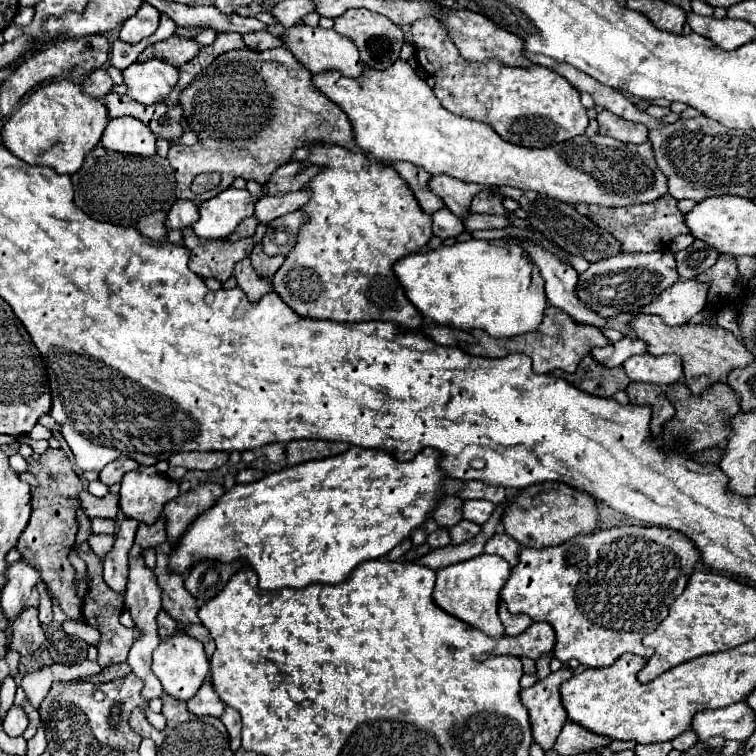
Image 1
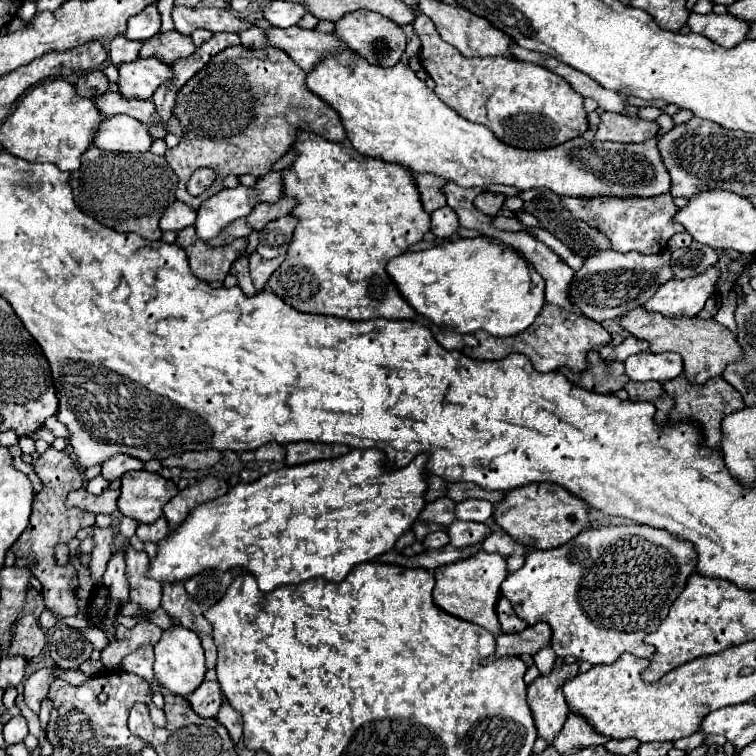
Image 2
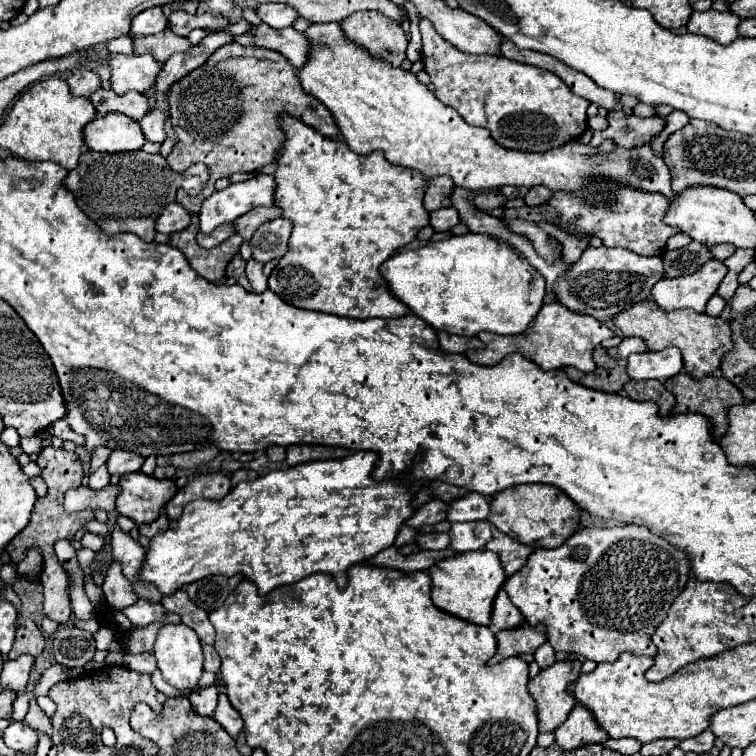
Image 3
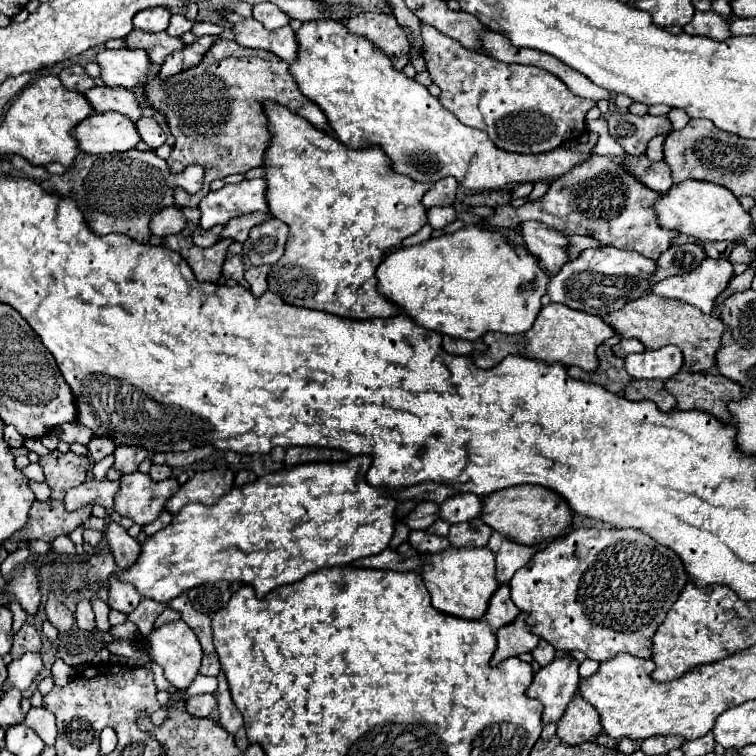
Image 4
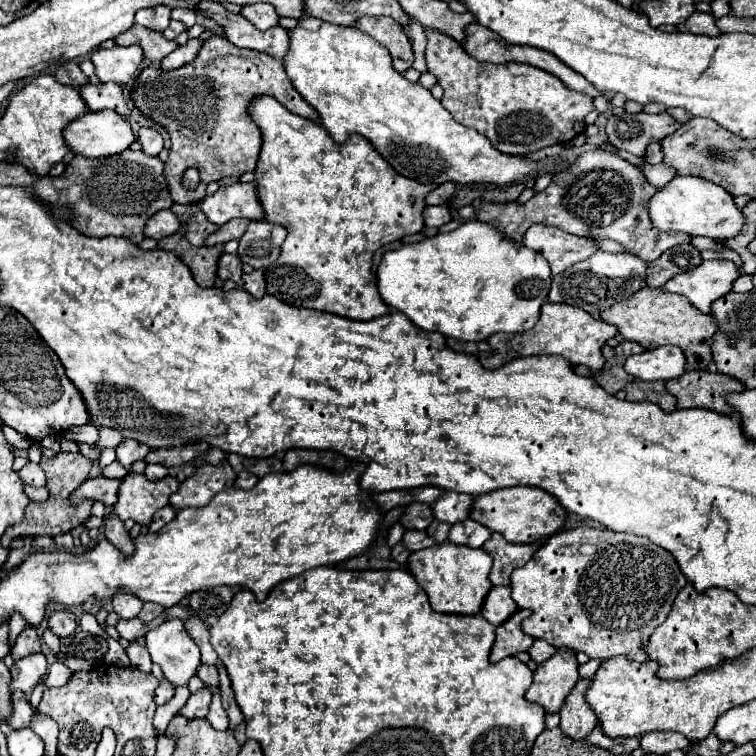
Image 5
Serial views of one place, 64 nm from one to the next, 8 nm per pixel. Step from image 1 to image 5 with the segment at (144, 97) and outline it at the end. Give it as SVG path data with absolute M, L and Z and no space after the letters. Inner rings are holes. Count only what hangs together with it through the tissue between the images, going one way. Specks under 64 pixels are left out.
M114 46L110 50L96 50L90 56L96 76L100 82L116 82L126 84L142 72L142 48L136 46Z

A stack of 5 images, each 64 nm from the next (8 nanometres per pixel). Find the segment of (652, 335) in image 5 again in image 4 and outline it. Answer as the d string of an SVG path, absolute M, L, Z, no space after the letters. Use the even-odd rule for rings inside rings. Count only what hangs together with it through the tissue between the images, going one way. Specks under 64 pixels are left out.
M652 292L642 294L638 300L624 304L620 310L614 310L606 316L606 322L622 336L636 338L648 350L656 350L664 344L674 344L684 354L684 368L690 372L706 372L714 366L716 350L720 348L720 336L724 324L714 314L704 314L694 306L688 306L674 298L662 298Z

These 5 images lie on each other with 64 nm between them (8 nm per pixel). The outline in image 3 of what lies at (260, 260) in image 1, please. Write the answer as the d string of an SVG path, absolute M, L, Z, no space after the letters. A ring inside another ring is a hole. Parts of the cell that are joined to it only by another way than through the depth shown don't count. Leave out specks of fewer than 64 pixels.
M250 260L250 262L246 264L246 276L248 276L248 280L250 280L250 284L252 284L252 290L254 290L256 294L262 294L264 290L268 290L268 276L270 276L272 268L276 266L276 262L278 262L278 260L260 264L260 262L256 262L256 260Z

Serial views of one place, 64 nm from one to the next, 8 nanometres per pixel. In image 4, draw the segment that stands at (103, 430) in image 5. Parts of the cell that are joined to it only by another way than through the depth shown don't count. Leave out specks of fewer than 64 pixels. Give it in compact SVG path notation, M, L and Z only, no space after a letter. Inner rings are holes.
M96 436L92 438L92 442L88 444L88 450L90 450L90 456L94 462L100 462L104 456L112 454L116 450L116 444L112 438L106 438L106 436Z

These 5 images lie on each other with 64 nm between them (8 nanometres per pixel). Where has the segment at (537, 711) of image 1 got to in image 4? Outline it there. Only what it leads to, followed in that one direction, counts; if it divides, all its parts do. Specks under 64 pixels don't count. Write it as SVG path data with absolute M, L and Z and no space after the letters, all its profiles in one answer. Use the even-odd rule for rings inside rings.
M558 656L536 672L534 682L526 690L526 696L536 698L544 704L544 724L558 722L564 714L564 708L578 690L578 684L578 662L572 656Z

